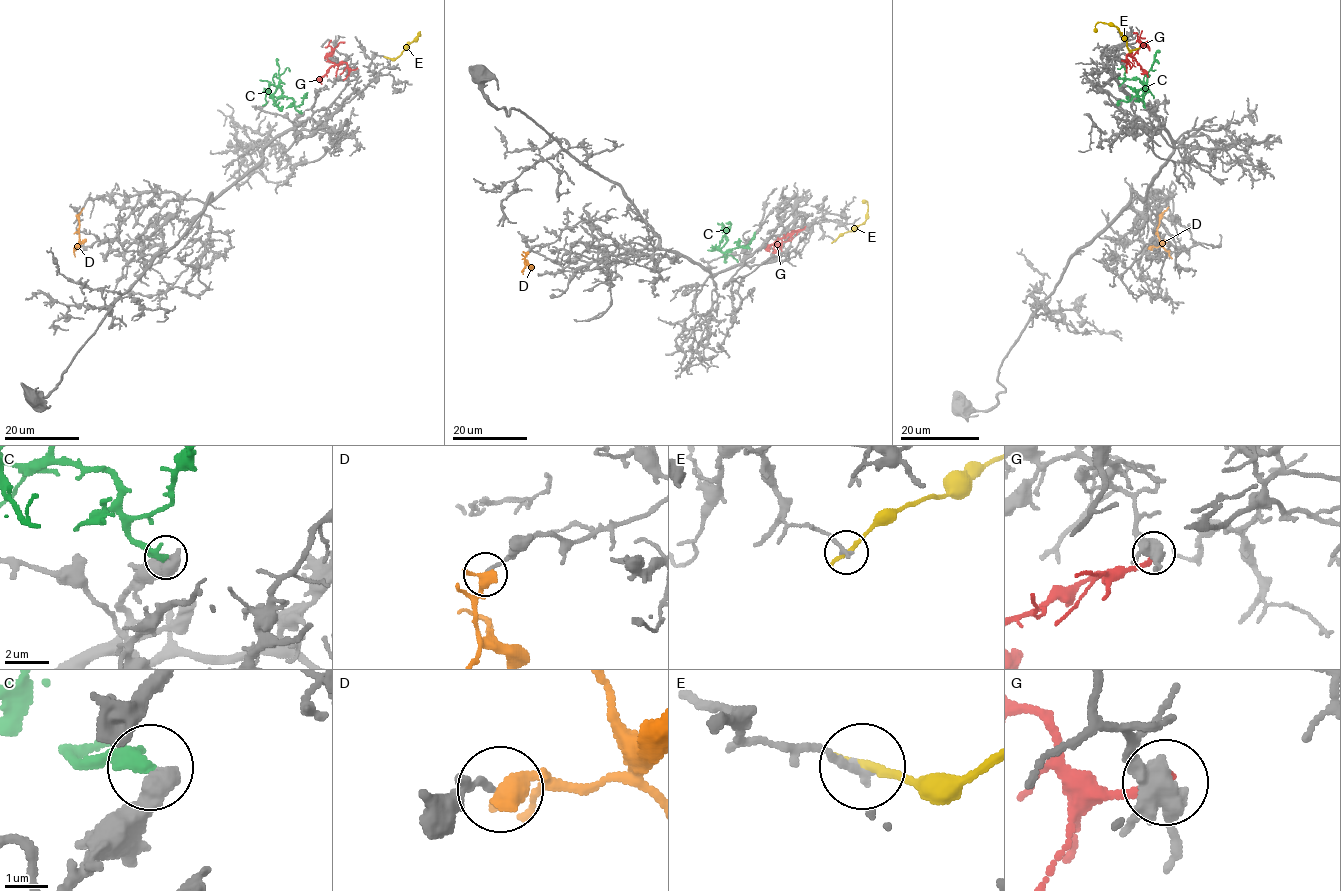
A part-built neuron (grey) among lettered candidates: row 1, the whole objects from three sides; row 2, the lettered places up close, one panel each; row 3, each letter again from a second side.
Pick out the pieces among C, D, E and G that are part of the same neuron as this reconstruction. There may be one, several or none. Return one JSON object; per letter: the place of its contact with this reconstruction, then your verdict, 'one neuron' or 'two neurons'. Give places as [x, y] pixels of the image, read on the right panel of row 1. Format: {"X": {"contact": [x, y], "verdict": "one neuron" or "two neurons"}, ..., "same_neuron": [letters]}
{"C": {"contact": [1144, 107], "verdict": "one neuron"}, "D": {"contact": [1149, 247], "verdict": "two neurons"}, "E": {"contact": [1137, 49], "verdict": "two neurons"}, "G": {"contact": [1122, 61], "verdict": "two neurons"}, "same_neuron": ["C"]}

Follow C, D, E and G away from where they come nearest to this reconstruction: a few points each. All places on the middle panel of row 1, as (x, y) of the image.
C: (750, 248), (739, 246), (723, 252), (721, 248), (726, 242), (723, 229), (721, 229), (722, 222)
D: (526, 252), (525, 261), (527, 260), (532, 271)
E: (834, 241), (865, 220), (867, 204), (862, 202)
G: (804, 227), (775, 242), (781, 244), (792, 237)

